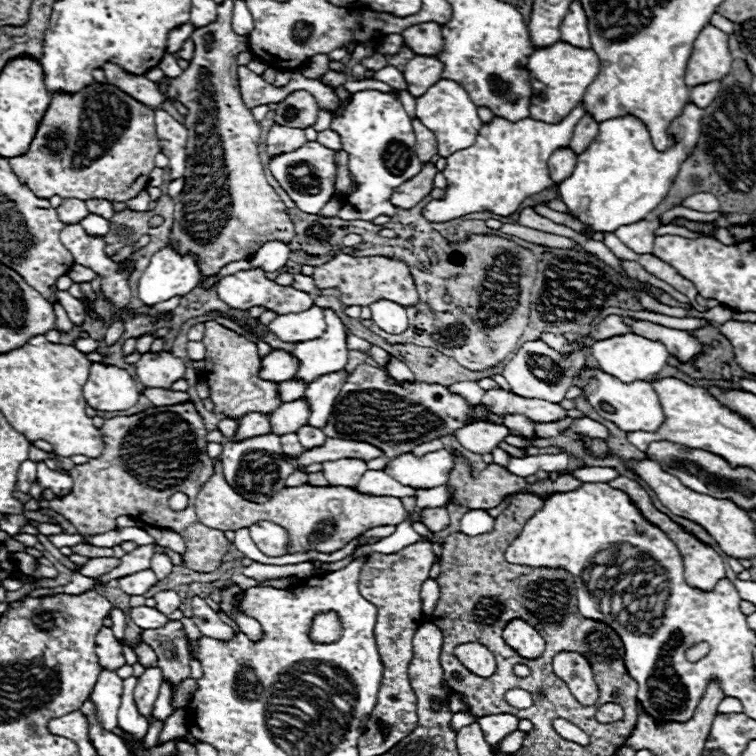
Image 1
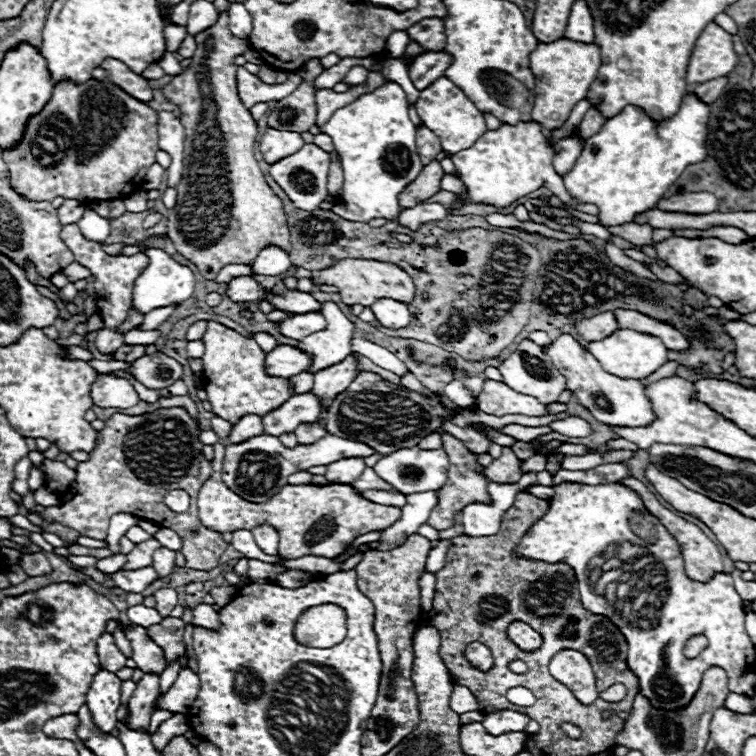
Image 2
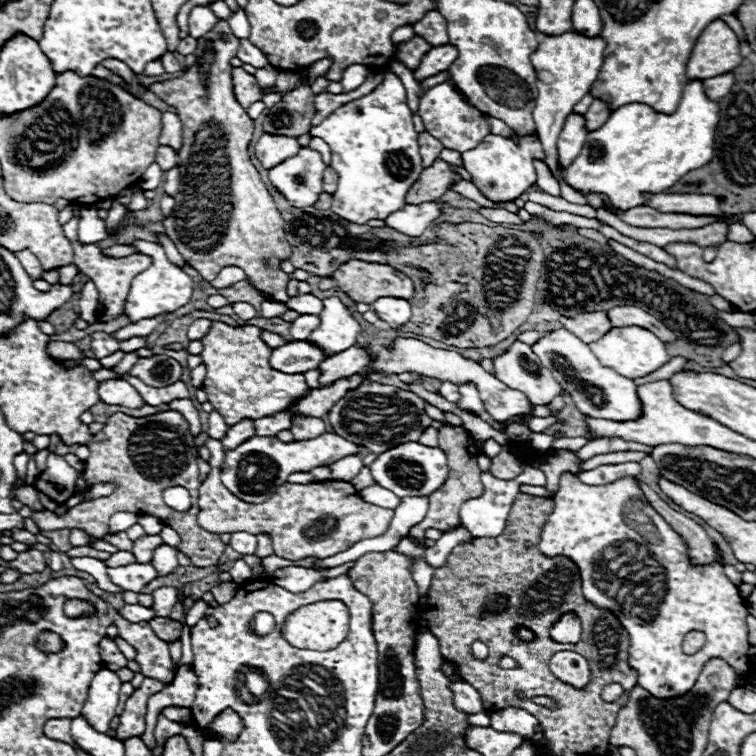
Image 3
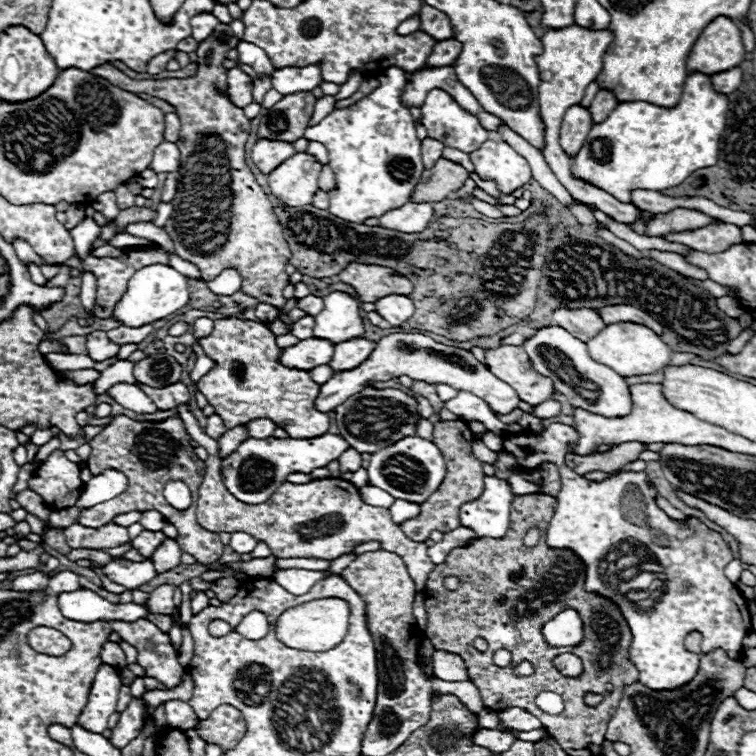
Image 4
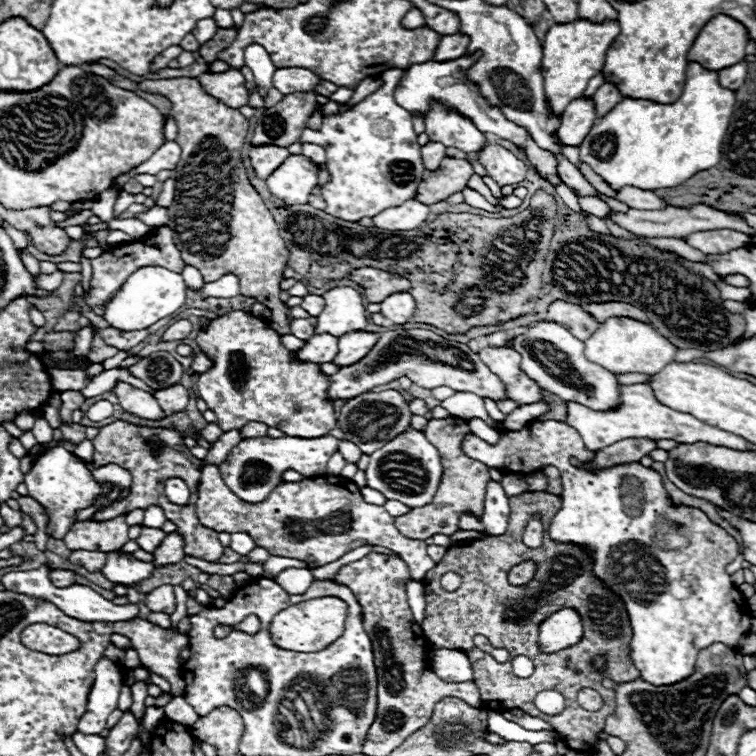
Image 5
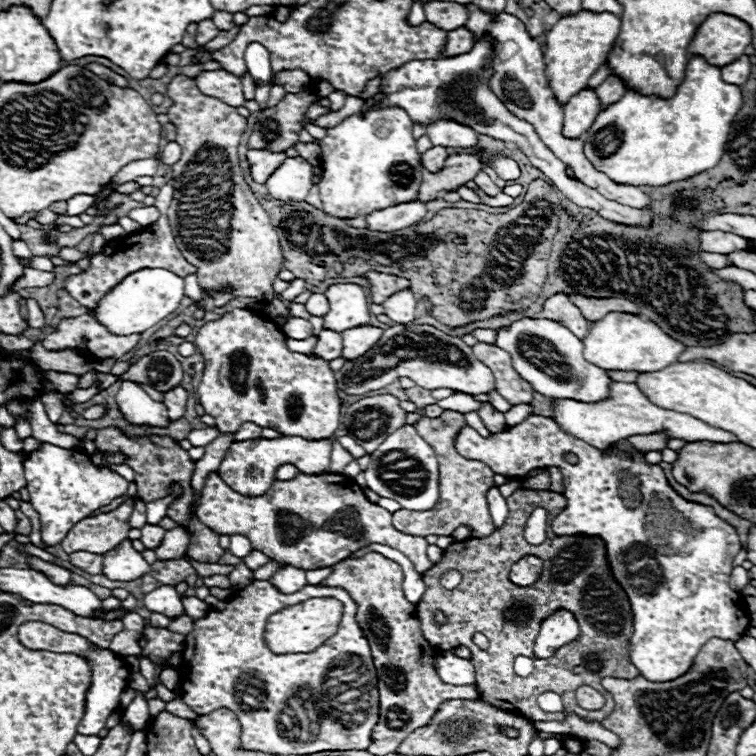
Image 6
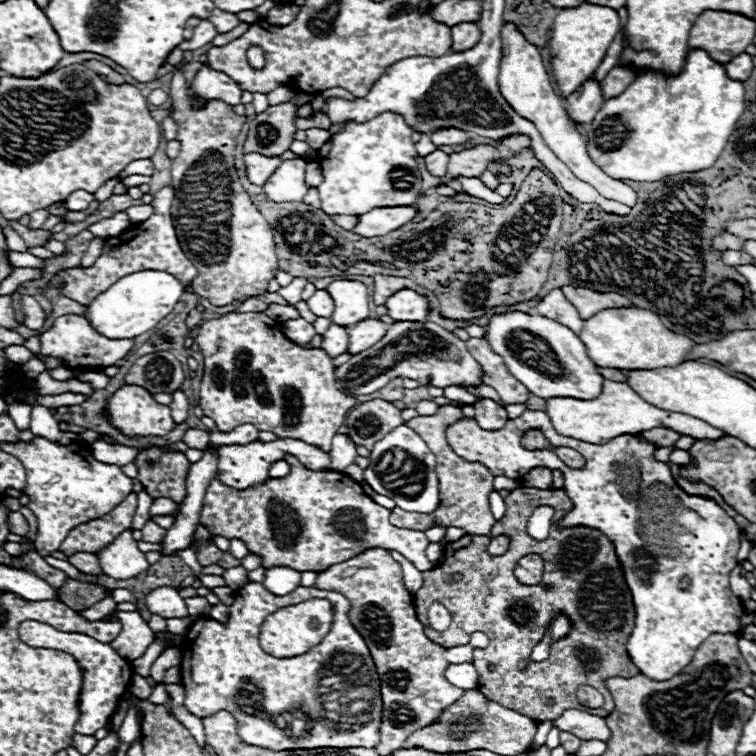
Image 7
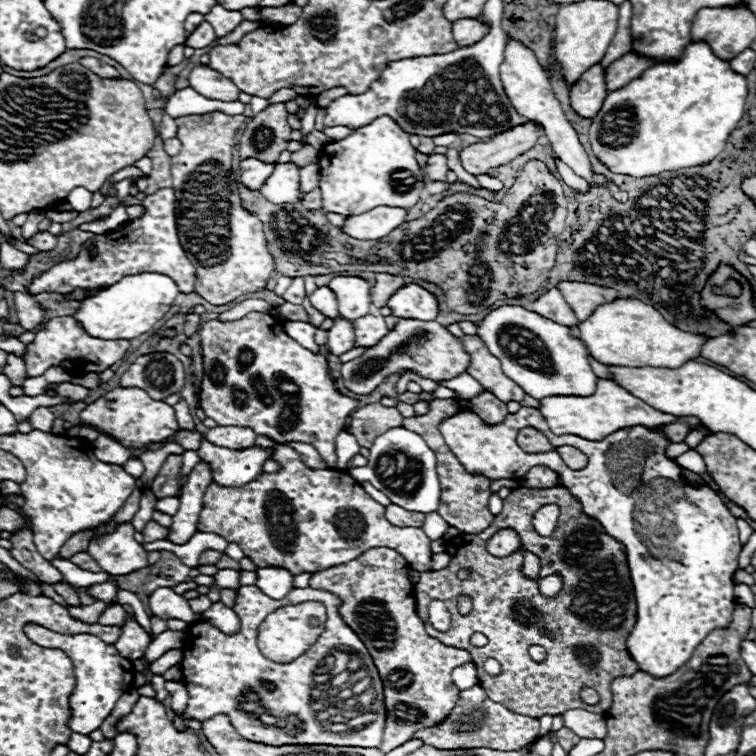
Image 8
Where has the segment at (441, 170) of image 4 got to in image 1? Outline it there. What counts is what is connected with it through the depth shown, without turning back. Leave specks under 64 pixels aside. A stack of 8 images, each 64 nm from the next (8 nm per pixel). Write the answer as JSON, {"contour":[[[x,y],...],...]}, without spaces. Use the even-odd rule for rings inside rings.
{"contour":[[[430,162],[424,164],[424,168],[418,172],[418,176],[414,176],[412,180],[394,188],[390,202],[396,208],[414,208],[432,190],[432,180],[434,180],[436,172],[438,170],[434,164],[430,164]]]}

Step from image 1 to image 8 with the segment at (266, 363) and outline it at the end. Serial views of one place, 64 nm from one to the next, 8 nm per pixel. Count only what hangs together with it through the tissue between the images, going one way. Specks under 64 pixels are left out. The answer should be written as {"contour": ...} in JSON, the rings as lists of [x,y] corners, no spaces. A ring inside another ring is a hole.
{"contour":[[[336,318],[334,326],[328,330],[328,342],[326,342],[328,352],[334,354],[334,356],[340,356],[340,354],[352,350],[352,346],[354,346],[352,322]]]}

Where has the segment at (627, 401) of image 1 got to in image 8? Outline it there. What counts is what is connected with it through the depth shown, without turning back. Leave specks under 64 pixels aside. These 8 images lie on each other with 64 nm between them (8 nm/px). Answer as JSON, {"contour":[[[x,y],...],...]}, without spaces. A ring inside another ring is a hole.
{"contour":[[[500,306],[480,324],[478,336],[488,344],[492,356],[502,360],[504,374],[536,400],[546,396],[592,396],[598,376],[588,362],[586,346],[570,334],[570,328],[520,306]]]}

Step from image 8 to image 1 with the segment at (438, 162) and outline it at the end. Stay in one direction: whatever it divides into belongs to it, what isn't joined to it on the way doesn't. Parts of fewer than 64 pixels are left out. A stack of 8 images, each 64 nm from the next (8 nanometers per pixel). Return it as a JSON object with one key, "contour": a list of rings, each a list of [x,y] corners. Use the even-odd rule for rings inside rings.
{"contour":[[[418,118],[412,120],[412,128],[416,134],[416,154],[420,156],[420,162],[426,164],[438,152],[436,150],[436,138]]]}

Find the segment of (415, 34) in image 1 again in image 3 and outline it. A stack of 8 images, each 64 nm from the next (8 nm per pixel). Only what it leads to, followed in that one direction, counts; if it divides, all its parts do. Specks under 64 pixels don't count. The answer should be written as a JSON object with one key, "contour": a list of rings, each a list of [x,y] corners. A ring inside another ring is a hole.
{"contour":[[[428,12],[420,22],[414,24],[414,34],[424,38],[430,46],[444,46],[448,42],[444,16],[440,12]]]}

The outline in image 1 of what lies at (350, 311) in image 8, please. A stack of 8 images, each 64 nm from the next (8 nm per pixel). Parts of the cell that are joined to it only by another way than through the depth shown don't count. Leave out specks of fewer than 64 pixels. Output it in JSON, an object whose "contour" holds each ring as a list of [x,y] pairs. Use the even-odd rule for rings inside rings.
{"contour":[[[324,310],[324,316],[326,316],[324,336],[308,340],[304,344],[296,344],[292,352],[294,358],[298,360],[298,372],[294,380],[300,378],[306,384],[312,384],[324,374],[342,370],[348,360],[344,324],[332,310]]]}

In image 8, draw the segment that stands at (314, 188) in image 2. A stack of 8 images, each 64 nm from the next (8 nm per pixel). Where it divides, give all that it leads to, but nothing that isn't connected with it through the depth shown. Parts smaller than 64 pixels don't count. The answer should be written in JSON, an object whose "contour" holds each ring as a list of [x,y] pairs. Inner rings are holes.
{"contour":[[[294,162],[278,164],[260,188],[262,196],[274,204],[300,202],[300,166]]]}

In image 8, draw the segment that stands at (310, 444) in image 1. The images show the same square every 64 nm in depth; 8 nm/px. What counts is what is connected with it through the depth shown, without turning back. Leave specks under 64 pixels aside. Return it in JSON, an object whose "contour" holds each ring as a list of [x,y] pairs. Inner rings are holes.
{"contour":[[[250,312],[246,314],[244,318],[240,320],[210,320],[206,324],[202,324],[200,328],[200,346],[202,346],[202,354],[204,354],[204,378],[202,378],[202,386],[200,386],[200,408],[204,410],[204,414],[212,420],[216,420],[218,426],[248,426],[252,428],[256,434],[266,434],[270,438],[274,438],[274,442],[288,442],[288,440],[294,440],[294,442],[306,442],[306,444],[312,444],[330,464],[330,468],[334,468],[334,462],[336,462],[336,454],[334,454],[334,438],[338,432],[342,432],[342,426],[346,422],[346,418],[350,416],[352,410],[358,408],[358,400],[354,398],[348,398],[344,394],[340,394],[336,388],[334,388],[334,382],[330,378],[330,362],[328,362],[328,348],[326,346],[320,346],[320,352],[314,354],[306,348],[302,348],[296,340],[292,340],[282,324],[272,318],[270,314],[262,314],[262,312]]]}

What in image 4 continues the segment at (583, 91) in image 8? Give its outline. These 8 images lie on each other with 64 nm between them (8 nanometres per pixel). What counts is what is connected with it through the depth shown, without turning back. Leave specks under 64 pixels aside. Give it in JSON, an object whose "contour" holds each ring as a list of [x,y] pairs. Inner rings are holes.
{"contour":[[[576,104],[570,108],[570,112],[564,114],[560,126],[560,146],[566,152],[566,156],[574,158],[580,152],[590,128],[592,128],[592,118],[586,108],[580,108]]]}

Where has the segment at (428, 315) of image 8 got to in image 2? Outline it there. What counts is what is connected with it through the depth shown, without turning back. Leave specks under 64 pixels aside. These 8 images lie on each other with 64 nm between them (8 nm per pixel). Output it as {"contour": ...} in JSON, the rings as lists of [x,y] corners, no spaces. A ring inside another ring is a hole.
{"contour":[[[380,298],[370,306],[370,310],[374,312],[376,320],[384,328],[400,330],[400,328],[406,328],[410,324],[410,312],[408,312],[408,306],[404,302],[390,300],[390,298]]]}

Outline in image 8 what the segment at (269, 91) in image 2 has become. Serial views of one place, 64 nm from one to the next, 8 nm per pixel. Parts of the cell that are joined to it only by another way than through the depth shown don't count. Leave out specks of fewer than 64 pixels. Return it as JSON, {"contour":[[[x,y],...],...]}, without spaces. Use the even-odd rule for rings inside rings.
{"contour":[[[198,66],[190,72],[190,86],[202,94],[204,98],[212,98],[212,100],[222,100],[222,102],[234,102],[238,100],[240,90],[236,88],[236,84],[232,80],[228,80],[226,76],[222,76],[220,72],[214,72],[208,66]]]}

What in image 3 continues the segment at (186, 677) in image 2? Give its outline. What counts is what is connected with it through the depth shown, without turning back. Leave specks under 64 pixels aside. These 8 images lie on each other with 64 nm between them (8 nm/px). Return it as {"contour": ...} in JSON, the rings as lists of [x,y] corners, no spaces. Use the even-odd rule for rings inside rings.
{"contour":[[[182,665],[178,668],[174,684],[166,686],[162,692],[156,696],[150,696],[148,700],[148,712],[146,712],[146,738],[152,738],[154,726],[156,726],[156,716],[168,706],[180,706],[180,708],[190,708],[194,702],[198,690],[198,678],[192,670],[192,666]]]}

